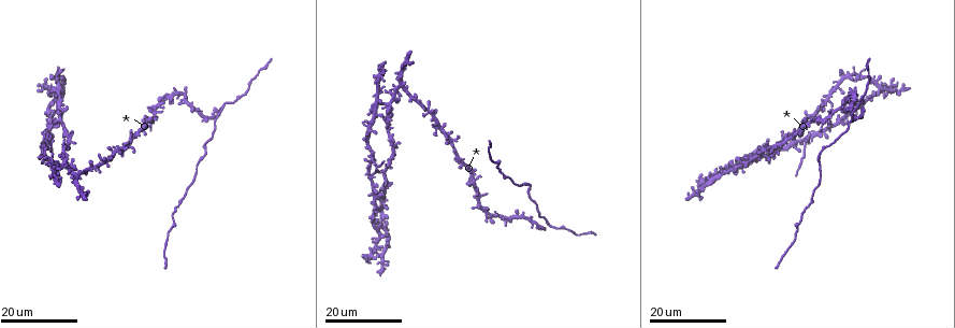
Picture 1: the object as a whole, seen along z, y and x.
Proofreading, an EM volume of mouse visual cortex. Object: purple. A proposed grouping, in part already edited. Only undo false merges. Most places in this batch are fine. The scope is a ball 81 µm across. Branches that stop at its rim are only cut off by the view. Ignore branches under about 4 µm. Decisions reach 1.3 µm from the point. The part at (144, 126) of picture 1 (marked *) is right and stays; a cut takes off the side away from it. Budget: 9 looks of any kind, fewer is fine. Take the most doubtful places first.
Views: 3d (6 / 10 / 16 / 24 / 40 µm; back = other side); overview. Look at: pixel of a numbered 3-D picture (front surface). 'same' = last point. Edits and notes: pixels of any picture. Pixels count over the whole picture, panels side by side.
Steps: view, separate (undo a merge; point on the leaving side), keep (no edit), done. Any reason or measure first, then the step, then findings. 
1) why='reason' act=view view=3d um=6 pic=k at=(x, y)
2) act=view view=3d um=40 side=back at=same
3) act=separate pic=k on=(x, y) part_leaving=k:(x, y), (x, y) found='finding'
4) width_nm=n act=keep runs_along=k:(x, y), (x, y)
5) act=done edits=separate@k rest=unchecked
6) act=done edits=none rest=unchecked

why='small branch off a trunk' act=view view=3d um=24 pic=1 at=(370, 177)

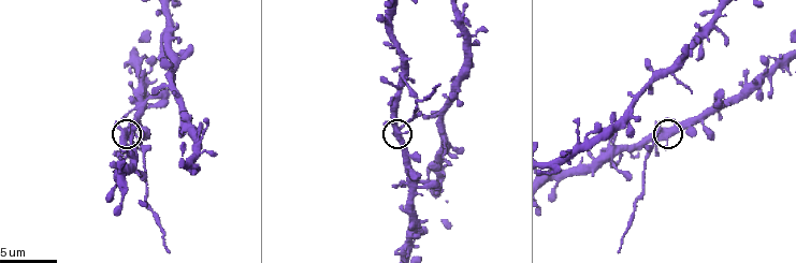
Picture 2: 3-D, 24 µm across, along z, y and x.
act=view view=3d um=10 pic=2 at=(663, 130)

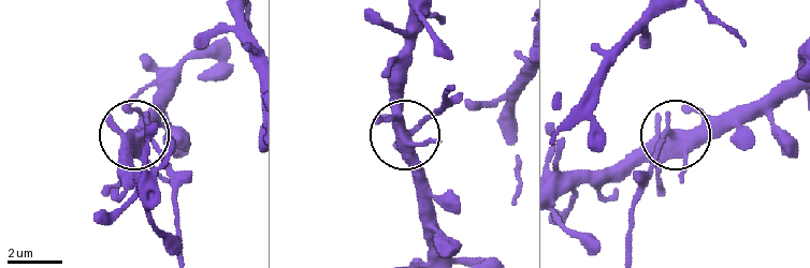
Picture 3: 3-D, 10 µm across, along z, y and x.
side_arm_um=13 act=separate pic=3 on=(434, 113) part_leaving=3:(667, 134), (627, 249) found='a second cell is stuck on'

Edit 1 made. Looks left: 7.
act=view view=overview

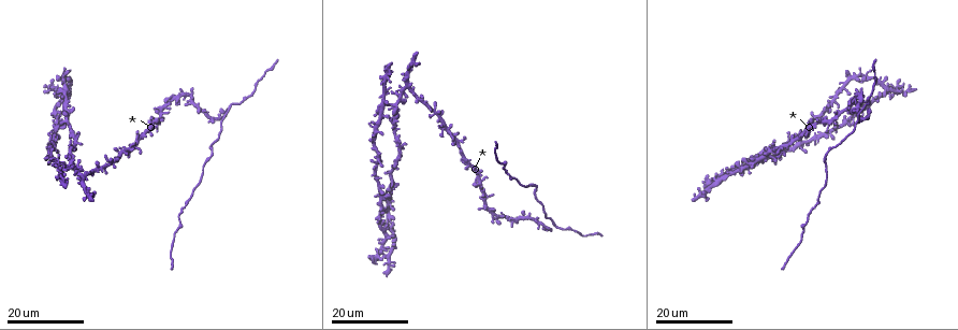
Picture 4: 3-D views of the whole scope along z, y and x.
why='calibre changes' act=view view=3d um=16 pic=4 at=(867, 112)

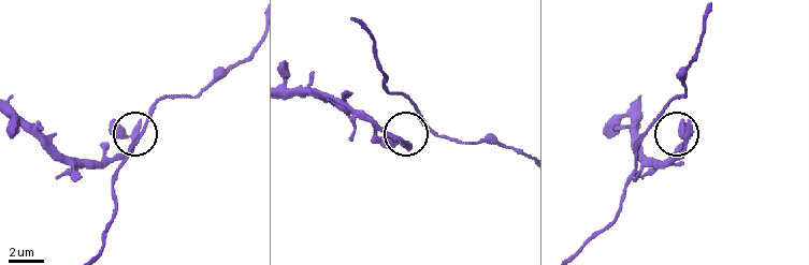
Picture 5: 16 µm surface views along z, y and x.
act=view view=3d um=10 pic=5 at=(689, 127)

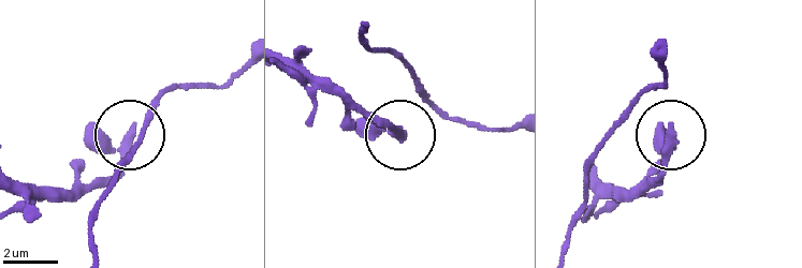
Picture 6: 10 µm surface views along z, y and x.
width_nm=300 act=keep runs_along=6:(596, 173), (632, 189), (665, 168), (671, 127), (639, 94) found='all the same cell'

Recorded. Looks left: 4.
why='thin arm on a thick one' act=view view=3d um=16 pic=4 at=(395, 103)

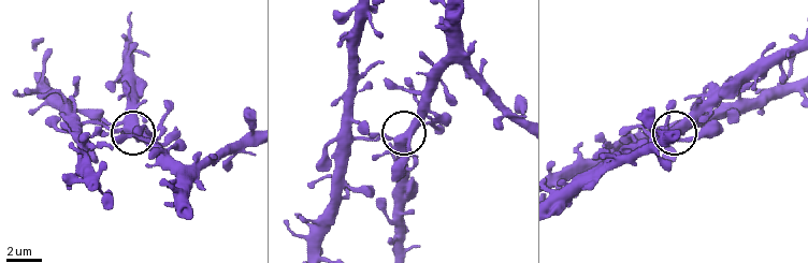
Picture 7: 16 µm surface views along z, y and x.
why='zoom in' act=view view=3d um=10 pic=7 at=(126, 130)

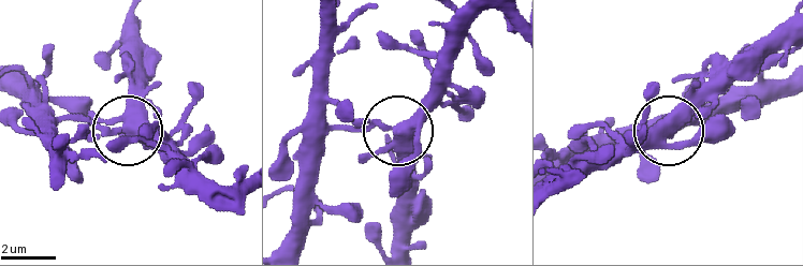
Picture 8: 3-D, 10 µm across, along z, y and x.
width_nm=390 act=keep runs_along=8:(243, 174), (215, 185), (131, 132), (37, 116) found='one cell here'

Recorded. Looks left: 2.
why='side arm on a straight run' act=view view=3d um=16 pic=4 at=(889, 91)

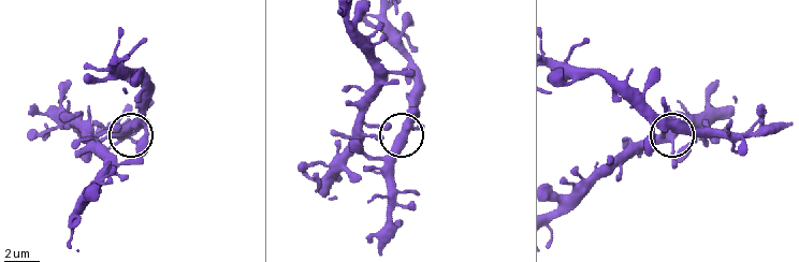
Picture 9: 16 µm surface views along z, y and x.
why='closer look' act=view view=3d um=10 pic=9 at=(680, 130)

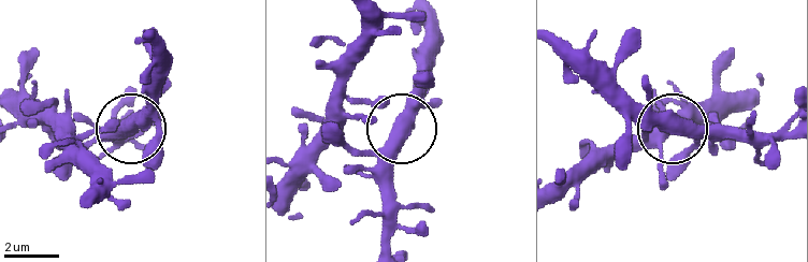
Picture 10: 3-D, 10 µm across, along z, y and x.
arms=3 act=keep runs_along=10:(554, 49), (576, 74), (610, 79), (673, 122), (767, 132) found='continuous, no second cell'

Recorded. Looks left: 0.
act=done edits=separate@3 rest=unchecked

